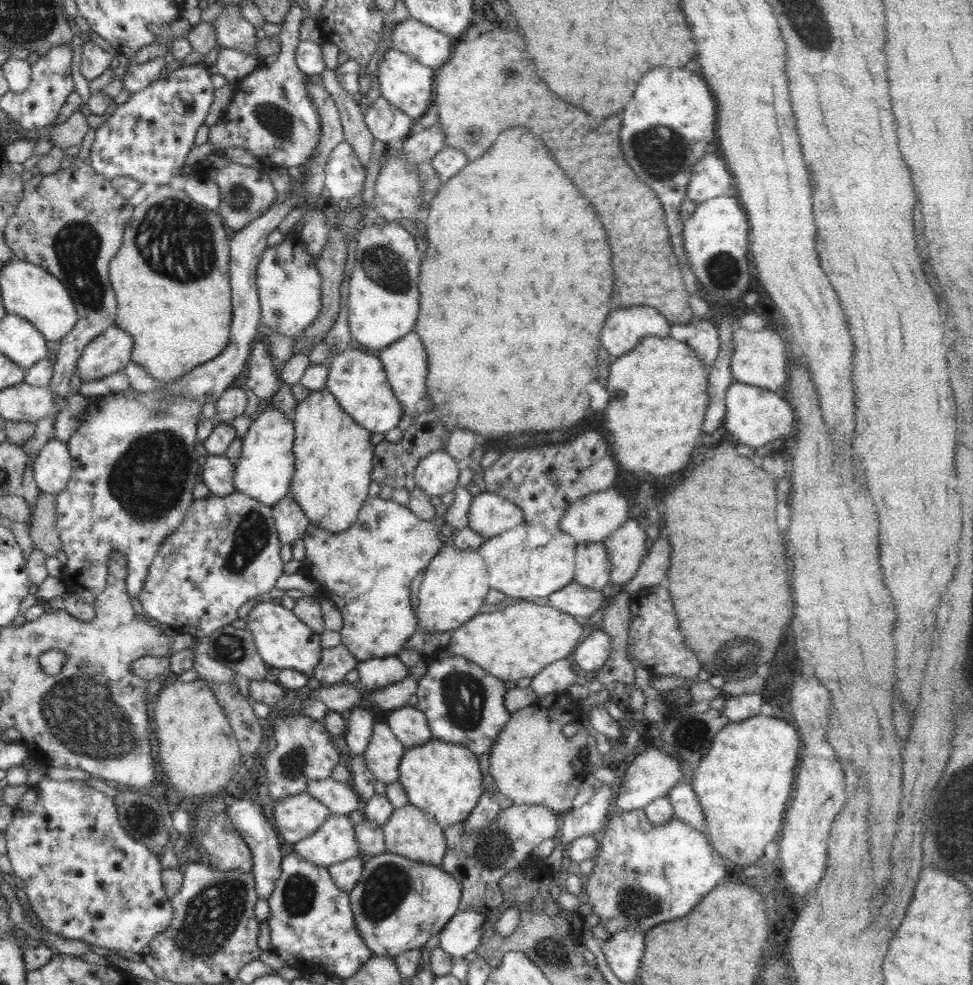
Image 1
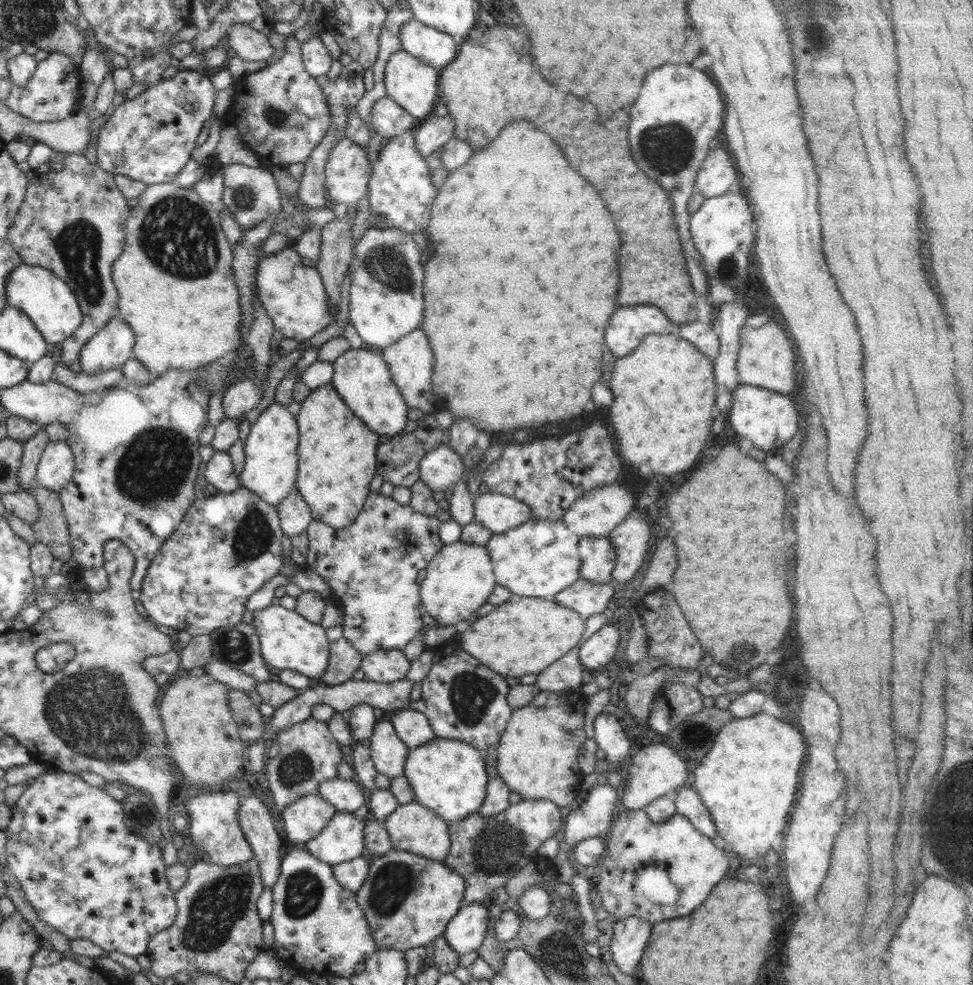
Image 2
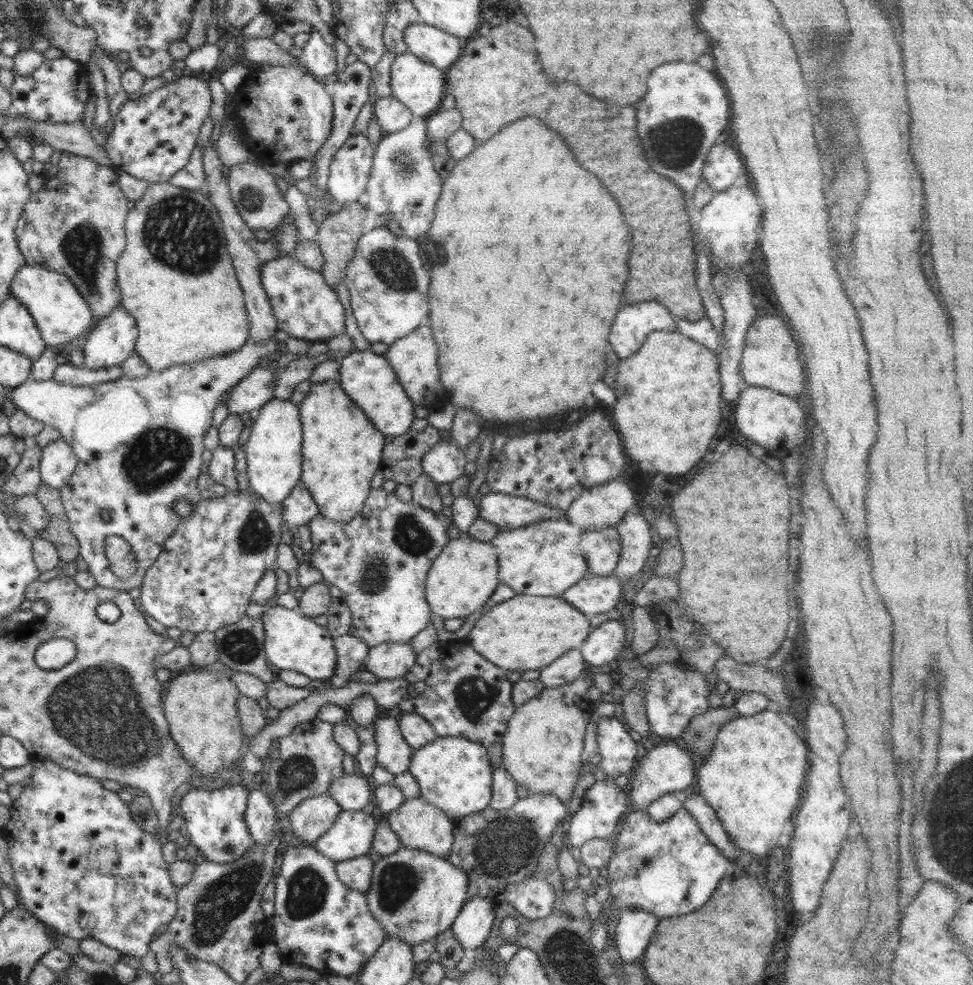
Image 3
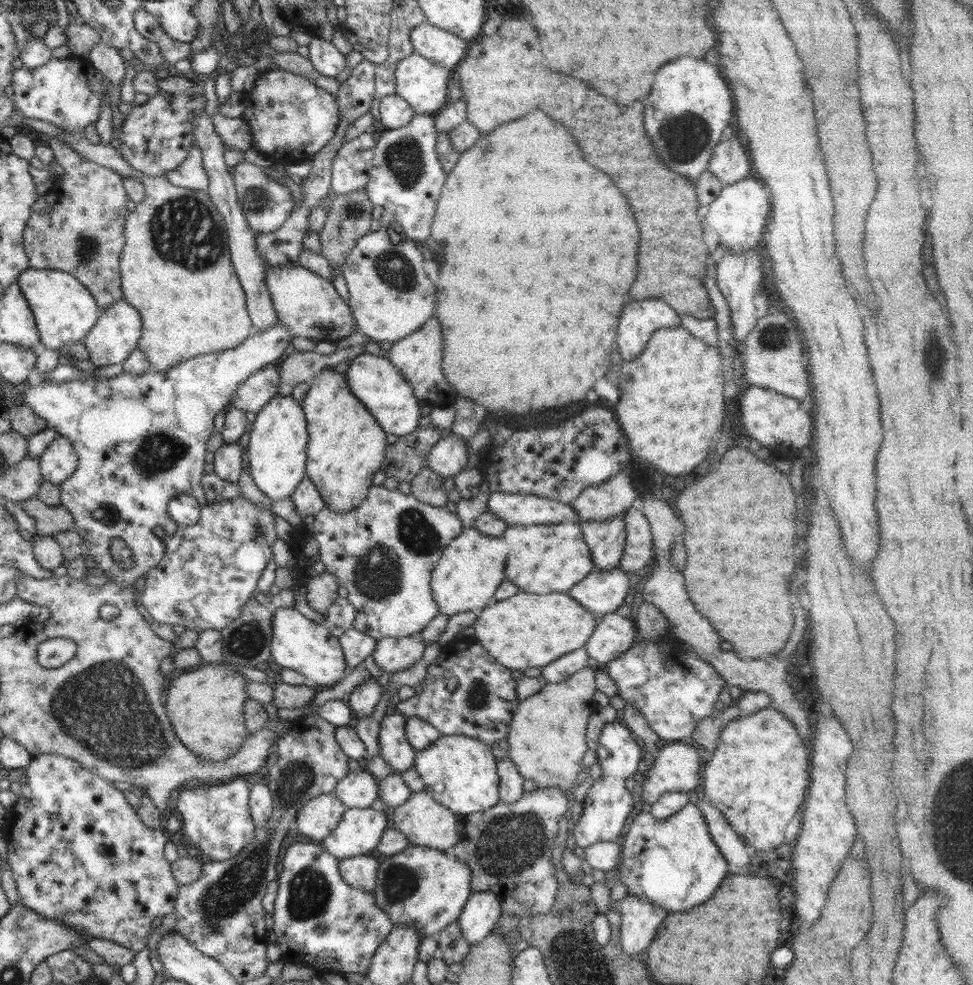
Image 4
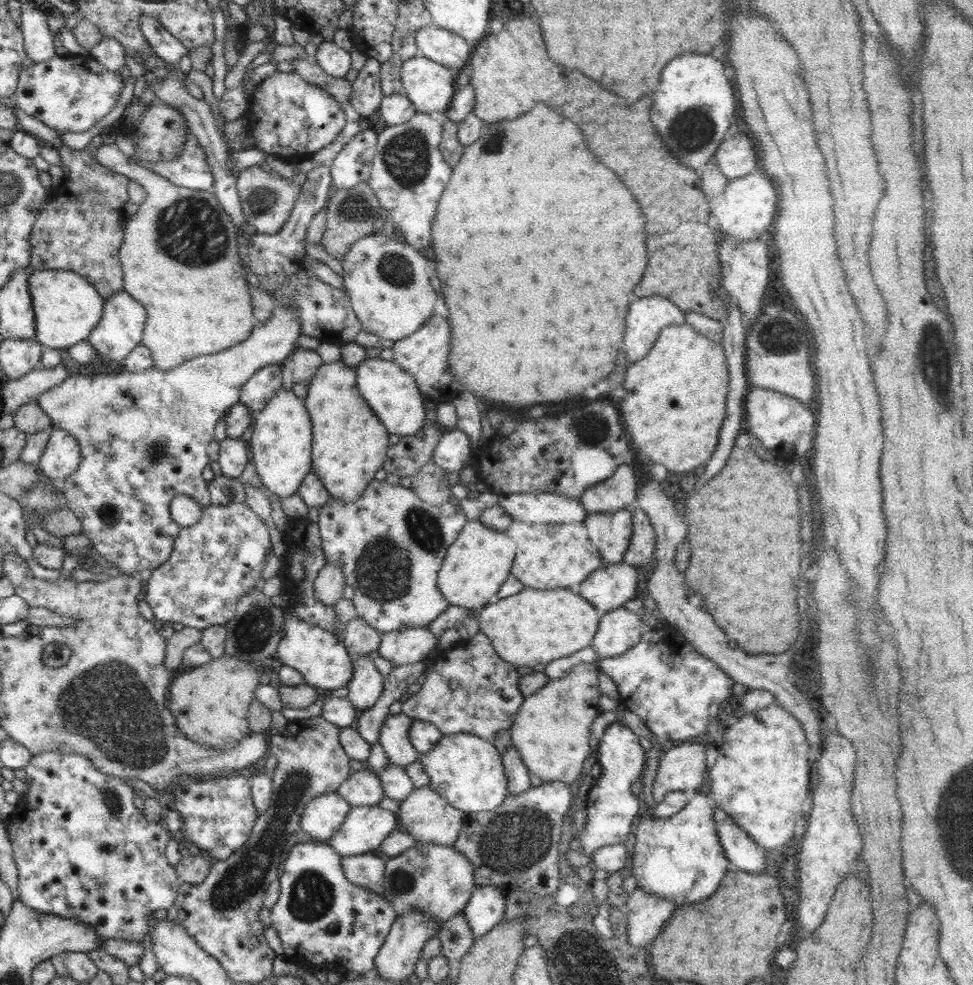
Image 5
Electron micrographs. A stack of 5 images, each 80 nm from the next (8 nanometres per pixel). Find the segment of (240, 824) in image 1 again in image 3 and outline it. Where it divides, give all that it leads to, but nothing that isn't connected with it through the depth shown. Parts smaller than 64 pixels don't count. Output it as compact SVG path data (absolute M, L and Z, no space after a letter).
M265 787L252 789L244 813L245 823L255 844L269 844L275 825L275 806Z

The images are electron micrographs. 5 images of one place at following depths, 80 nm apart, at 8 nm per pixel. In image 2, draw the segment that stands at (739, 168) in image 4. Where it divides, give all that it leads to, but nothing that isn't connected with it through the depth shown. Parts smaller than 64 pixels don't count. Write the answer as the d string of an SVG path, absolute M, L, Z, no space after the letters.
M715 144L698 169L695 191L701 192L706 199L714 198L729 192L738 177L731 153Z

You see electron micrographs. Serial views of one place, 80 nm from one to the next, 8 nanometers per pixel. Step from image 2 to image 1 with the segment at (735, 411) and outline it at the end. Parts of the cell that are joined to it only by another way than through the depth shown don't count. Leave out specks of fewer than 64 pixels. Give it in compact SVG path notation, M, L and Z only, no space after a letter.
M734 382L727 388L724 400L726 414L722 427L735 444L740 442L756 450L758 446L774 444L778 438L794 434L796 422L791 403L786 401L784 396L776 395L774 391Z

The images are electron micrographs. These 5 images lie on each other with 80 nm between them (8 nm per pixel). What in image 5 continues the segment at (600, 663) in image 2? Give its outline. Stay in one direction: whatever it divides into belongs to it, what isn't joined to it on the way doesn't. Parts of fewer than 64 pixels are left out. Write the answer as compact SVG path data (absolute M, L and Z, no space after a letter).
M618 607L603 613L598 630L589 644L601 658L618 656L636 646L642 633L648 631L641 616Z

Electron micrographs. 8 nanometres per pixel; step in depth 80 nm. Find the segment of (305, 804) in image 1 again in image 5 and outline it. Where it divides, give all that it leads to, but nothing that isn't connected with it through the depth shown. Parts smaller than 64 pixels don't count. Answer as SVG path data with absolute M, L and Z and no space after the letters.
M337 792L321 794L304 807L301 830L310 834L312 839L326 842L342 826L351 808Z

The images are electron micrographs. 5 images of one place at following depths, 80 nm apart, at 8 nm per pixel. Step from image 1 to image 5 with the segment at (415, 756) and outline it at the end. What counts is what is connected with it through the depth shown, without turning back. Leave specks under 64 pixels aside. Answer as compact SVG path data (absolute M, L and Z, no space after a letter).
M472 734L444 735L429 753L419 754L418 759L429 778L429 787L466 814L494 810L509 794L508 779L497 748Z

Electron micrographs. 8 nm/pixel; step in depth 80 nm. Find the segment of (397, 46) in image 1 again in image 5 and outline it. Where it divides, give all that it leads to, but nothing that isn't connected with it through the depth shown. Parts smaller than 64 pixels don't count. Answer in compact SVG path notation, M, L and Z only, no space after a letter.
M436 26L418 30L416 45L422 56L456 72L466 67L473 49L464 38Z

